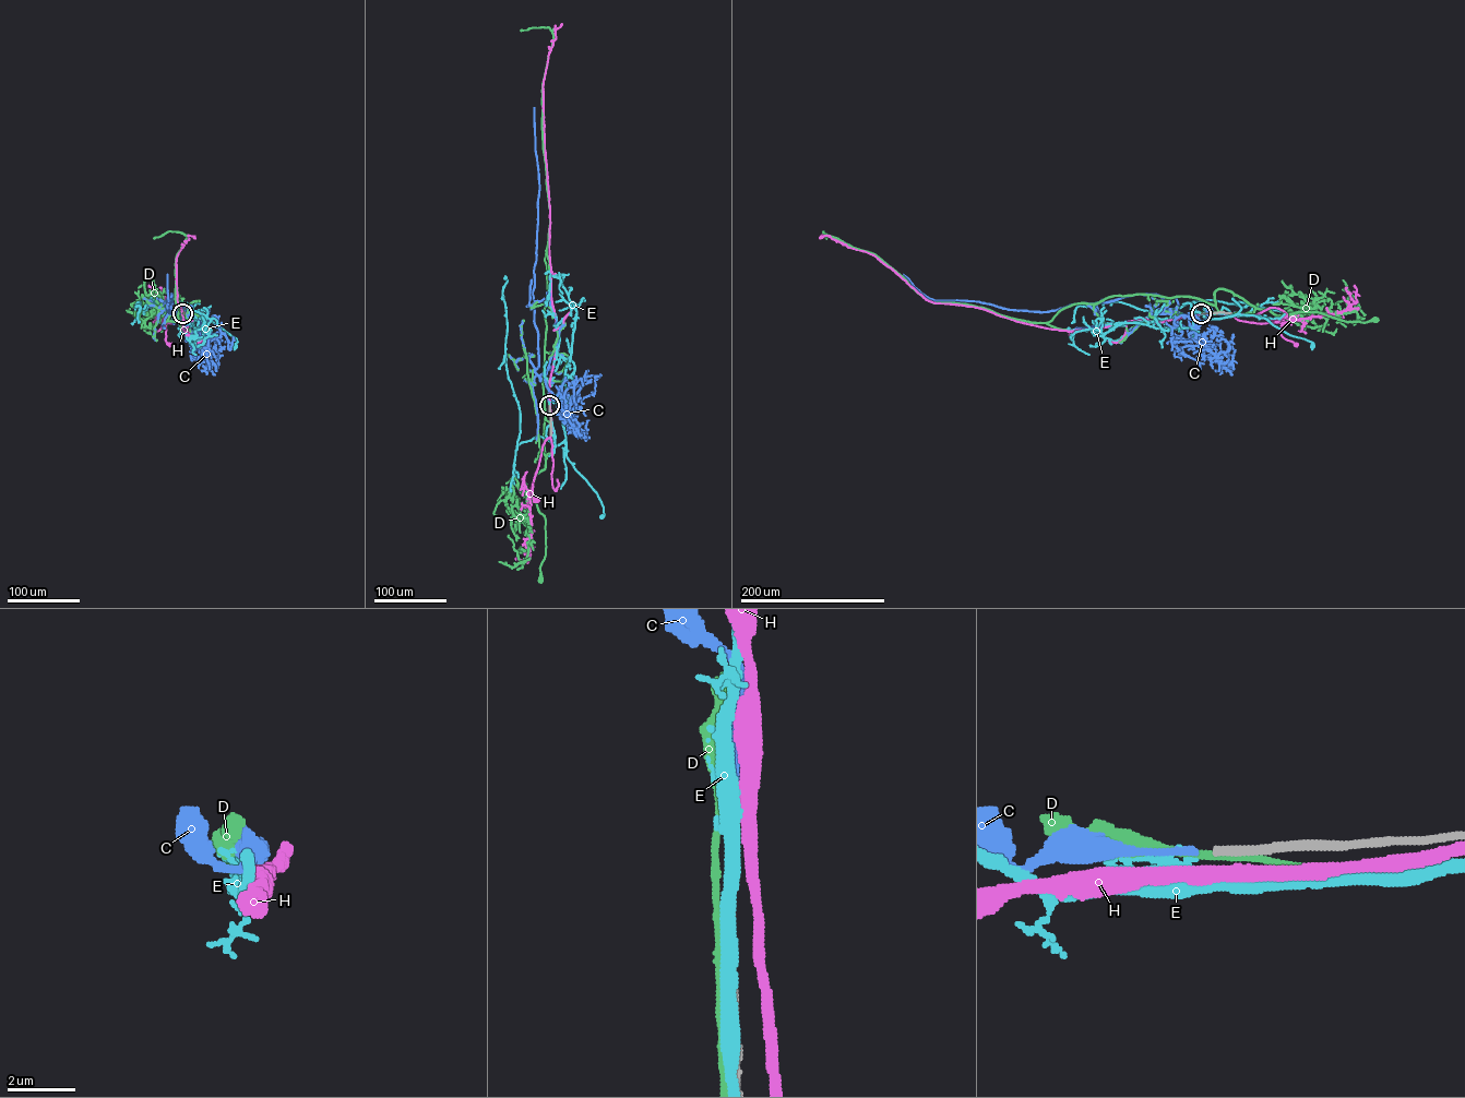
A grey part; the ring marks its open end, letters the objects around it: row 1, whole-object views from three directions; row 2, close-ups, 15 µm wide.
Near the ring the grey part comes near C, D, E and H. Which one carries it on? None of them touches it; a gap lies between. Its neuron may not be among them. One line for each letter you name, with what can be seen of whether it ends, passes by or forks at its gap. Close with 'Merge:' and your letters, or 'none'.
C: it ends
Merge: C

